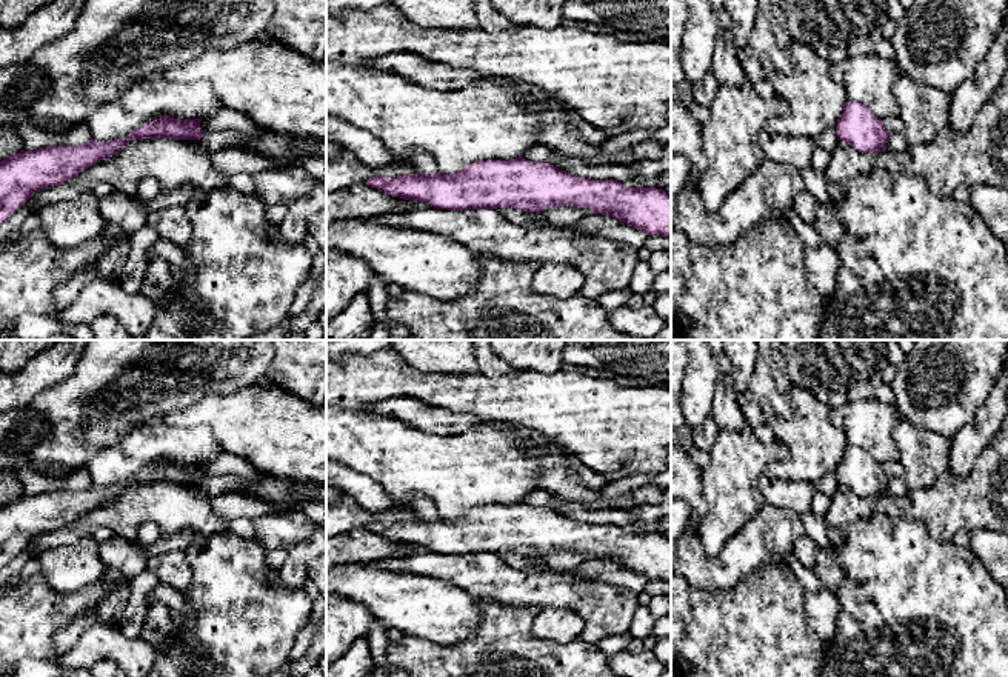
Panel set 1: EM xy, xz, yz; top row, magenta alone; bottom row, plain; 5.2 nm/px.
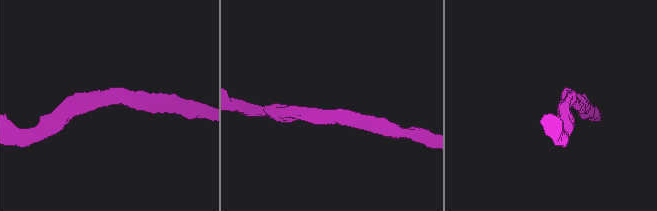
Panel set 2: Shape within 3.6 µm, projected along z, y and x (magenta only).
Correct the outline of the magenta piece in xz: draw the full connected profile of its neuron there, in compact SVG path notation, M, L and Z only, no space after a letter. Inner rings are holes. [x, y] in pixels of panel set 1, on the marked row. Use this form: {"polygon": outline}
{"polygon": "M514 160L476 162L457 174L375 175L368 186L403 200L425 202L437 209L497 209L514 206L519 211L542 212L552 206L588 208L594 214L611 215L646 232L671 238L671 195L657 188L628 188L617 180L589 180L576 177L546 162Z"}

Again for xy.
{"polygon": "M165 115L145 123L128 137L114 142L91 140L83 146L45 146L0 162L0 225L18 211L37 191L54 188L89 166L122 151L129 142L148 138L200 140L202 118L177 120Z"}

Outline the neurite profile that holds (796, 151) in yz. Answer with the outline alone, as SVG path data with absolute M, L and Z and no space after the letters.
M763 129L757 142L765 160L789 165L800 171L811 166L816 151L816 138L813 137L789 137Z

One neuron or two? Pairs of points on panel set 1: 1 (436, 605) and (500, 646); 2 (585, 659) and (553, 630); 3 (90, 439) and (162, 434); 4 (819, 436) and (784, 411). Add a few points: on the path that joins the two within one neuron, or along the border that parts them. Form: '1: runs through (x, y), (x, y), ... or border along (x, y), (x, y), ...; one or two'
1: border along (474, 597), (479, 626), (468, 637), (442, 645); two
2: border along (531, 633), (540, 639), (557, 642), (579, 639); two
3: border along (150, 417), (136, 423), (90, 459); two
4: border along (794, 386), (791, 413), (777, 417); two

